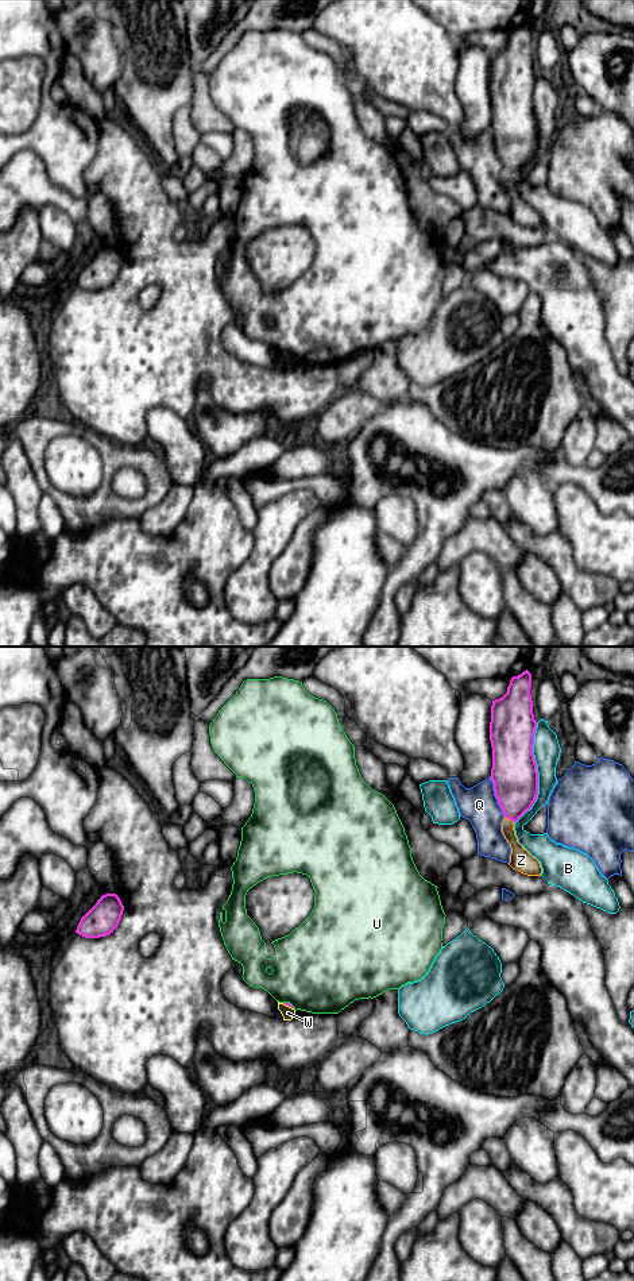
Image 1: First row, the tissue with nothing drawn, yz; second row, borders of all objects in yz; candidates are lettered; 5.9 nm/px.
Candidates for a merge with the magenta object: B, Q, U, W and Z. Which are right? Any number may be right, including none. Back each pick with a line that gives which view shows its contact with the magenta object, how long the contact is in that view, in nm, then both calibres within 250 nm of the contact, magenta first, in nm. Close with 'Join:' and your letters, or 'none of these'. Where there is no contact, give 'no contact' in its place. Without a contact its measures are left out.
Join: none of these

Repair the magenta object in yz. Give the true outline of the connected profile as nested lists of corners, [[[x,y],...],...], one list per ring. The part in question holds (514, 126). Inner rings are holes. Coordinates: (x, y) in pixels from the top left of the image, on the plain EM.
[[[531,26],[513,28],[507,45],[492,53],[490,93],[491,132],[503,167],[517,174],[538,147],[538,124],[533,107],[537,73],[530,47]]]

